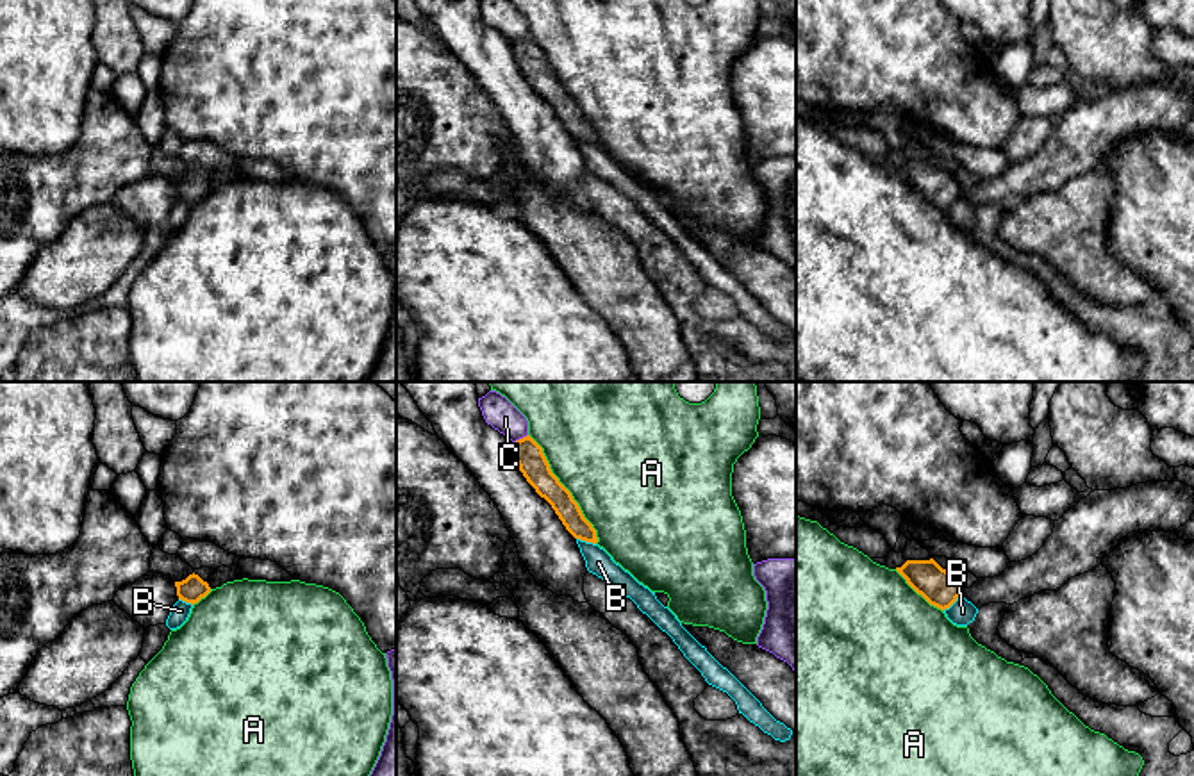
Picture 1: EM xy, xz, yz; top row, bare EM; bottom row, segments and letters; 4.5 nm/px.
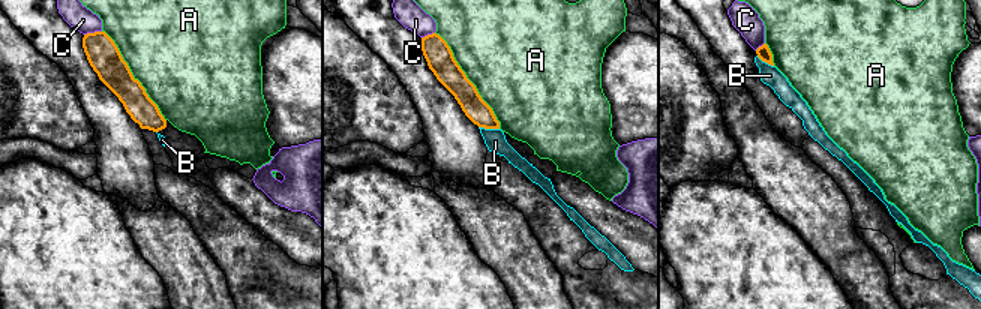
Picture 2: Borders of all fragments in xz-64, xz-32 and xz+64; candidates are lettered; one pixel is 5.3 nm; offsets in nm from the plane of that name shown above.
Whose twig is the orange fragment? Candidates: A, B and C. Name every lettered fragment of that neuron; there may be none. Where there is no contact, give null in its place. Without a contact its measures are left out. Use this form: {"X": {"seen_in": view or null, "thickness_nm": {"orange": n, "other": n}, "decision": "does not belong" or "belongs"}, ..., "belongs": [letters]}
{"A": {"seen_in": "xz", "thickness_nm": {"orange": 130, "other": 500}, "decision": "does not belong"}, "B": {"seen_in": "xz", "thickness_nm": {"orange": 110, "other": 120}, "decision": "does not belong"}, "C": {"seen_in": "xz", "thickness_nm": {"orange": 130, "other": 140}, "decision": "does not belong"}, "belongs": []}

